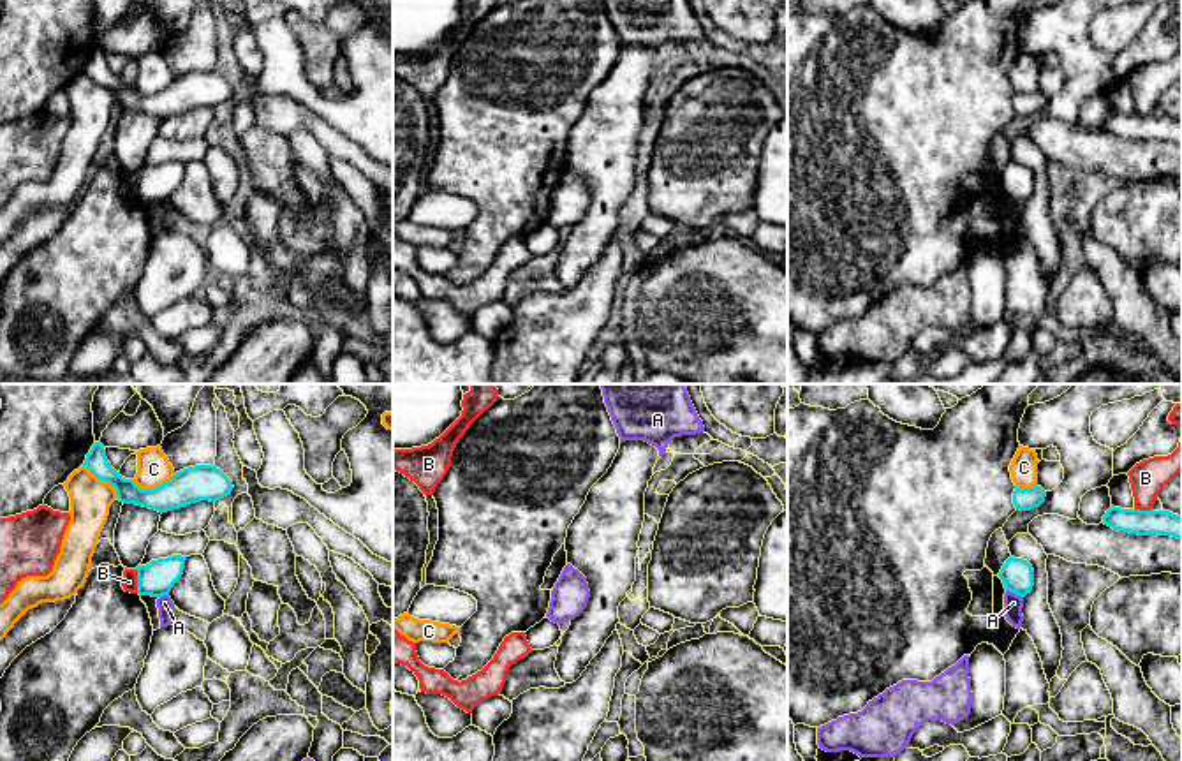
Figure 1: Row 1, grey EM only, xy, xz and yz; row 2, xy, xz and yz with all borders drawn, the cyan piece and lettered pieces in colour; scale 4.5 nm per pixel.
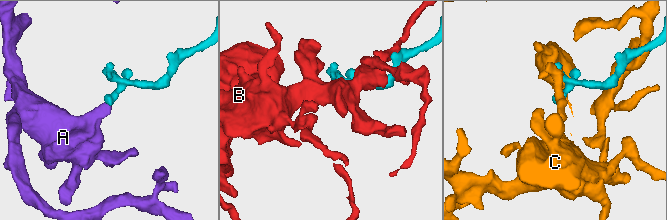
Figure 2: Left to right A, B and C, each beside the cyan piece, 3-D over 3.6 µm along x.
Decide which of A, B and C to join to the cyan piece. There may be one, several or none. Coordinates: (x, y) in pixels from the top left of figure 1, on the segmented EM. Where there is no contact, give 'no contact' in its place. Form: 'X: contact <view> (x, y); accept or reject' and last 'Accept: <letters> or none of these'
A: contact yz (1015, 592); reject
B: contact xy (138, 582); reject
C: contact xy (154, 488); reject
Accept: none of these

